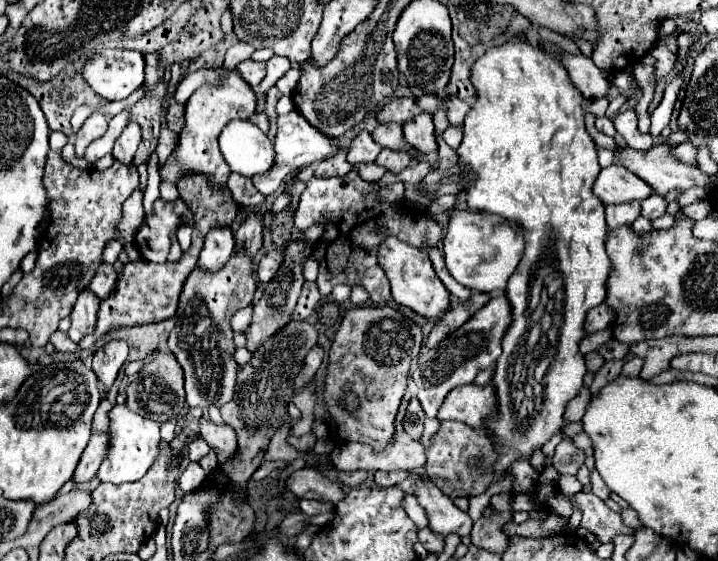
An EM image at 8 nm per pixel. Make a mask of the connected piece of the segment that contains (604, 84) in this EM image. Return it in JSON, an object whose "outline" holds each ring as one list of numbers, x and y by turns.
{"outline":[[561,54,561,60,569,72,569,78,577,86,577,90,587,98,587,100,599,100,607,98,609,92,609,80,601,74,601,70,593,64,591,58,587,56,571,56,571,54]]}

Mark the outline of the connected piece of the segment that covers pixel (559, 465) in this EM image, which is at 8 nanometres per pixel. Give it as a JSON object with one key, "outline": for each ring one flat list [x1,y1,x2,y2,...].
{"outline":[[565,438,557,448,553,456,553,468,561,474,577,474,581,464,585,462,585,452,579,450,571,438]]}

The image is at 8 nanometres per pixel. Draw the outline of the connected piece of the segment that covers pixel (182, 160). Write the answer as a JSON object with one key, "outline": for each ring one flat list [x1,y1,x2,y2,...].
{"outline":[[221,70,221,74,225,76,225,82,221,88,201,86,195,90,195,94,185,104,185,126,177,138,177,148,171,152,167,162,161,166,161,172,159,172,161,180,177,184,181,176,205,174,205,176,209,176,211,186,221,186,221,188,227,186,231,172,219,152,217,136,225,128,225,124,229,124,231,120,249,120,251,114,255,112,257,96,249,88,249,84,245,84,241,80,241,76,237,76,235,70,233,72]]}

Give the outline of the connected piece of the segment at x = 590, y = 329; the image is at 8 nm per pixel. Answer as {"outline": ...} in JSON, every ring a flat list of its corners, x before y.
{"outline":[[599,304,599,306,587,312,584,324,585,334,593,334,593,332,599,332,599,330,605,330,605,328,609,328,613,324,613,320,615,320,613,310,607,304]]}

